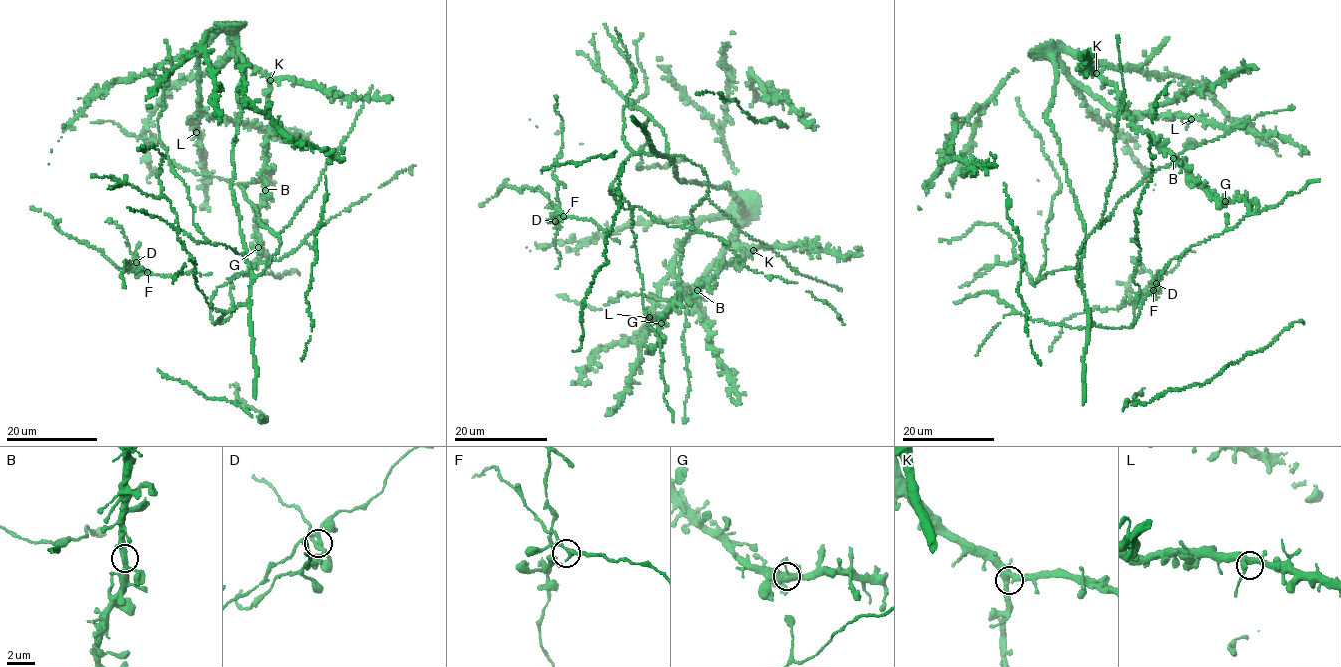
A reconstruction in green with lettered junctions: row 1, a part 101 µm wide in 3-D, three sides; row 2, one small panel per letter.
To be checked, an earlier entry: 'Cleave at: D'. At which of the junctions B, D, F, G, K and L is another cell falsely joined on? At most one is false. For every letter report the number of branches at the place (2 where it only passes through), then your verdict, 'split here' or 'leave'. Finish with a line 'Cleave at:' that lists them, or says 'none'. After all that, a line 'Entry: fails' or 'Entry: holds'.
B: 4 branches meet; leave
D: 5 branches meet; split here
F: 4 branches meet; leave
G: 5 branches meet; leave
K: 5 branches meet; leave
L: 4 branches meet; leave
Cleave at: D
Entry: holds

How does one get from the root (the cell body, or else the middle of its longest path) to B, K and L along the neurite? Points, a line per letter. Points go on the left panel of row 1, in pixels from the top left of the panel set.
B: (237, 121), (244, 61), (238, 36), (230, 30), (236, 50), (266, 76), (271, 90), (265, 190)
K: (237, 121), (240, 112), (238, 88), (244, 74), (244, 61), (238, 36), (230, 30), (236, 50), (270, 80)
L: (237, 121), (244, 61), (238, 41), (218, 32), (199, 56), (202, 110), (194, 116), (196, 132)

